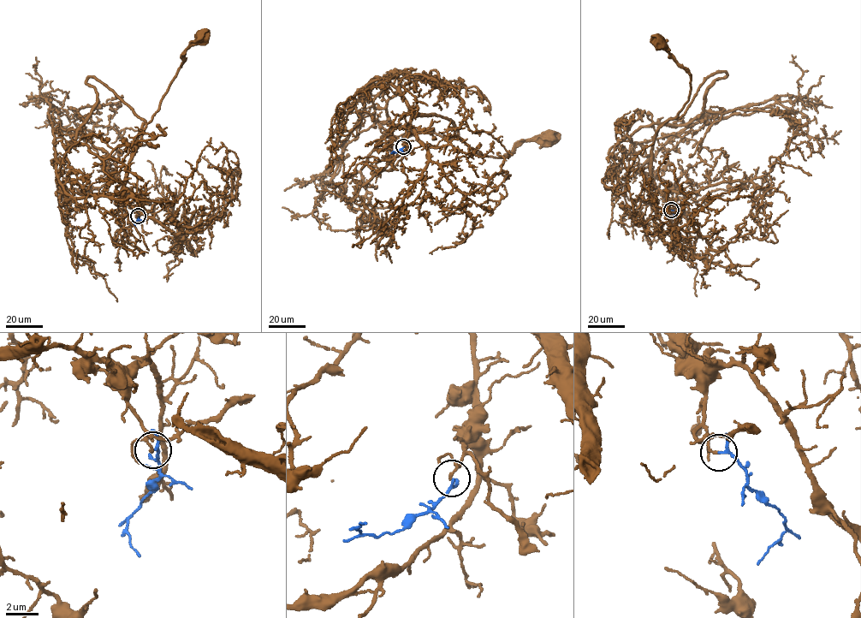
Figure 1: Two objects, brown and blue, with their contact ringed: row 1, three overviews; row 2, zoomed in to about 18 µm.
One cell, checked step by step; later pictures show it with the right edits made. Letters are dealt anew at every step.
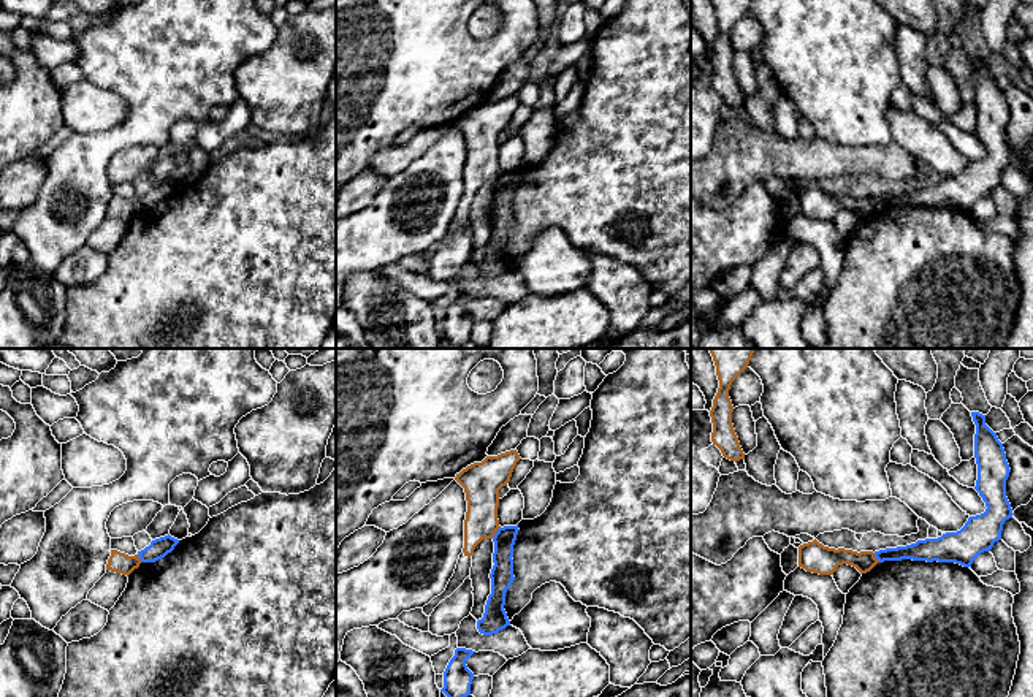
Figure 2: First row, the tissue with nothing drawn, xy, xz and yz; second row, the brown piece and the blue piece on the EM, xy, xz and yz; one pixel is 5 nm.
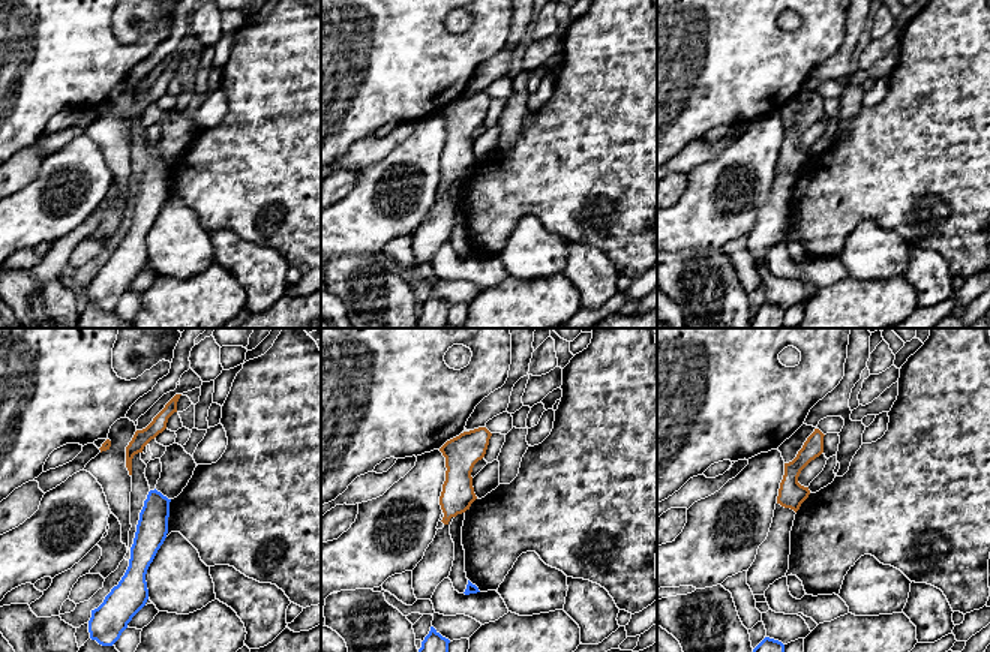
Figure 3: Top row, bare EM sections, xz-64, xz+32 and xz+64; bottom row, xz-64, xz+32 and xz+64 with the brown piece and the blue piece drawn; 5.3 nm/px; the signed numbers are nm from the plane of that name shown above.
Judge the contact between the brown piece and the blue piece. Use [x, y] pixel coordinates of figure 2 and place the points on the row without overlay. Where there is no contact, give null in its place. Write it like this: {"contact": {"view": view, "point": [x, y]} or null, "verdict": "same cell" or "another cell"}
{"contact": {"view": "xz", "point": [496, 176]}, "verdict": "another cell"}

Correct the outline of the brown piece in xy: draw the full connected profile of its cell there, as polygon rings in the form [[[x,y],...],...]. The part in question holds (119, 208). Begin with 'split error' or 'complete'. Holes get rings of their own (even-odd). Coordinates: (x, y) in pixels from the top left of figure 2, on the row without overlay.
complete; [[[111,195],[111,201],[108,204],[106,215],[128,222],[135,214],[139,212],[139,209],[141,209],[141,204],[138,200],[128,201],[117,195]]]

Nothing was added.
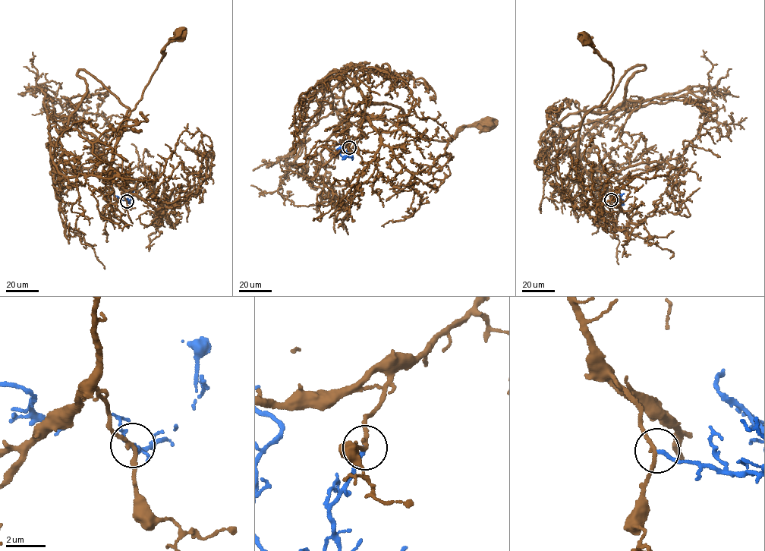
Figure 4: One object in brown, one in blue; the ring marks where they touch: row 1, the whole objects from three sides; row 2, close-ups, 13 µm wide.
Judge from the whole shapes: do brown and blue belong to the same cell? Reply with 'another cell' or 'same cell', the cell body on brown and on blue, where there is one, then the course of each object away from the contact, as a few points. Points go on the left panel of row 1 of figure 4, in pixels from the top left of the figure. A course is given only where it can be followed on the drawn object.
another cell; cell body of brown at (179, 35); no cell body on blue; brown runs (126, 201), (122, 184), (111, 183), (109, 175), (116, 140), (164, 55), (164, 47), (180, 36); blue runs (127, 200), (119, 199), (114, 193)

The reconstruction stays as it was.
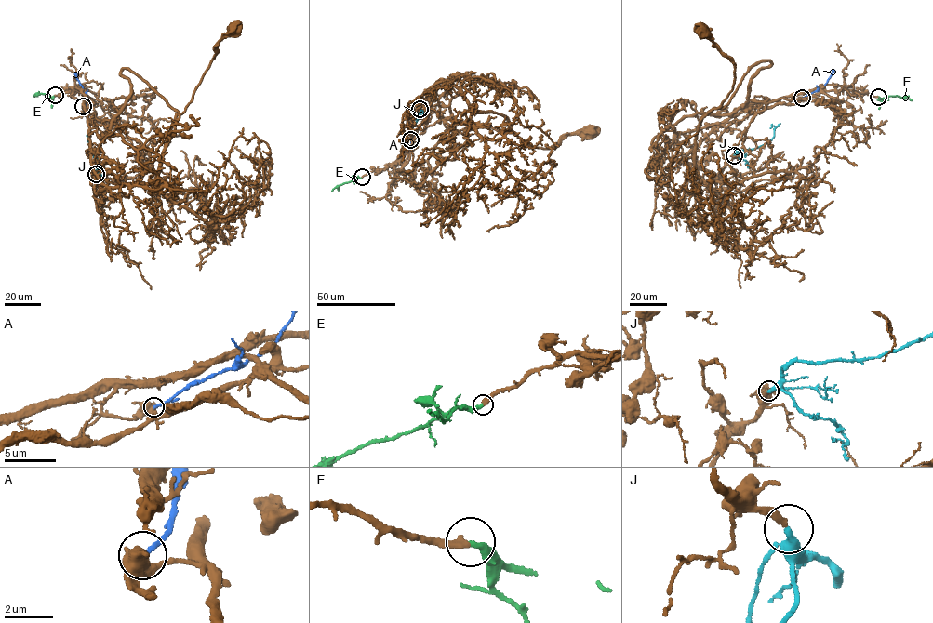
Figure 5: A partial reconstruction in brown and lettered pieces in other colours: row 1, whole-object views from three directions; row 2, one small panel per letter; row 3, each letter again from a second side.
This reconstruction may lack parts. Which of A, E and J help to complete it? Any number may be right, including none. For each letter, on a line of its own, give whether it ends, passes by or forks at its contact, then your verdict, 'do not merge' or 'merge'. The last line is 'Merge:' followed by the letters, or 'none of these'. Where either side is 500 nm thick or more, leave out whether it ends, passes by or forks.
A: do not merge
E: it ends | merge
J: it passes by | merge
Merge: E, J

